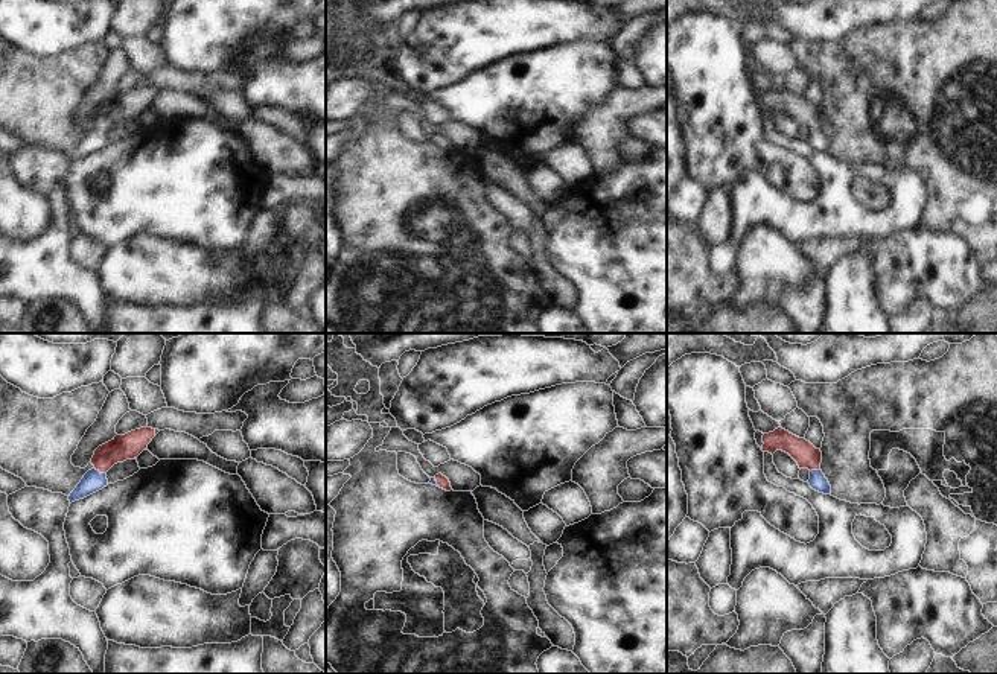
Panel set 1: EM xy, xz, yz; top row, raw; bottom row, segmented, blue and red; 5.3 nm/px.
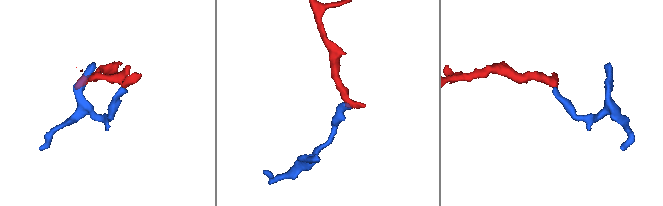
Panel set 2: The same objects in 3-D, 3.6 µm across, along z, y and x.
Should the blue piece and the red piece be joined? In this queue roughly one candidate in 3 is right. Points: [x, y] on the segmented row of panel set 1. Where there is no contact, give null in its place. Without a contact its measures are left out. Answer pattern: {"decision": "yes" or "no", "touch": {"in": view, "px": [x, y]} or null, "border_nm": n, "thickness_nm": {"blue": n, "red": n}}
{"decision": "yes", "touch": {"in": "xy", "px": [99, 472]}, "border_nm": 70, "thickness_nm": {"blue": 120, "red": 140}}

